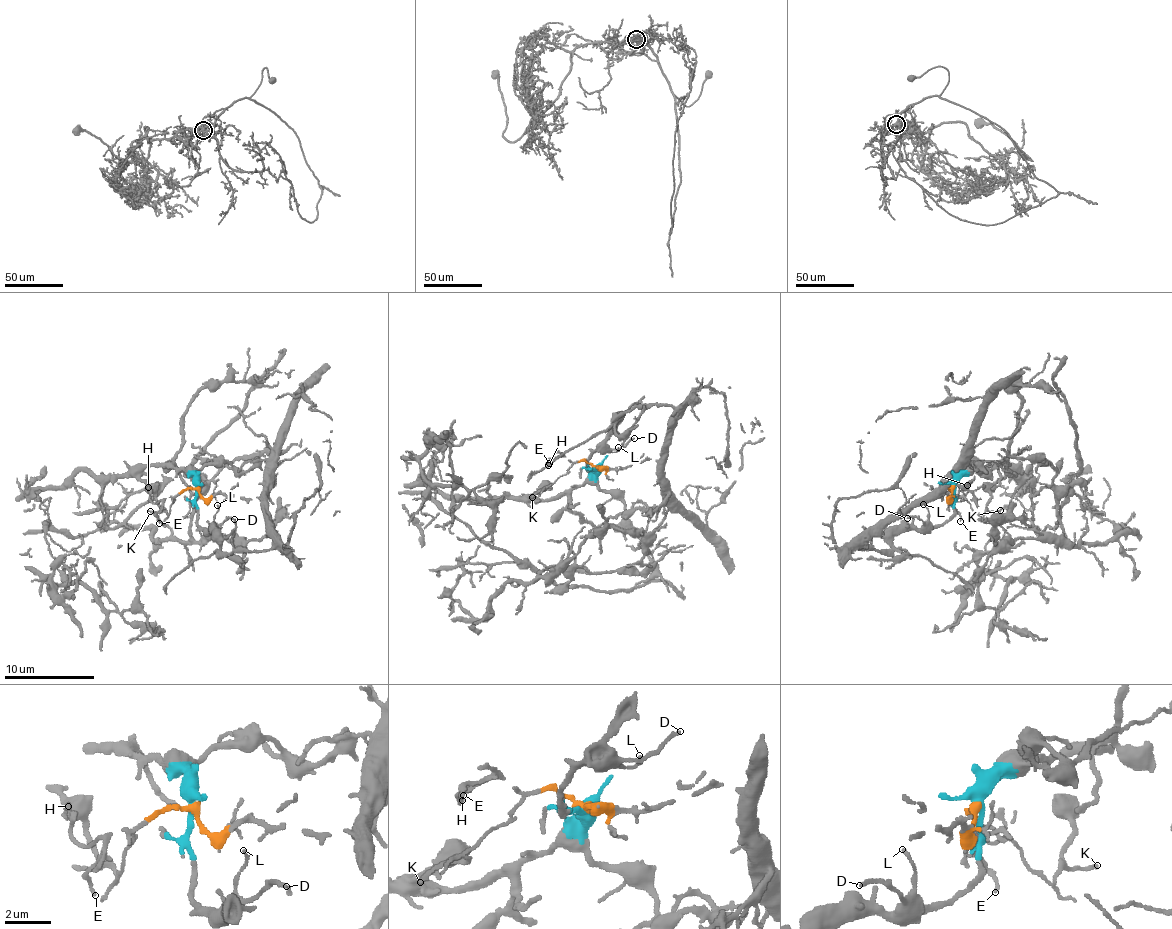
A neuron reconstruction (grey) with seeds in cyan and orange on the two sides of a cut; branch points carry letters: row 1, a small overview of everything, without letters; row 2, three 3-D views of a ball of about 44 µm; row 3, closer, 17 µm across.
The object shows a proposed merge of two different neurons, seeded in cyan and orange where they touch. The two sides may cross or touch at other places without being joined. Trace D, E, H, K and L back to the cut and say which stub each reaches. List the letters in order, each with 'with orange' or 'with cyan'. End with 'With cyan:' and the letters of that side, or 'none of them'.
D: with cyan
E: with orange
H: with orange
K: with cyan
L: with cyan
With cyan: D, K, L

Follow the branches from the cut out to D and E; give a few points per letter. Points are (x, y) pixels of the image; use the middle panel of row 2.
D: (597, 468), (588, 469), (591, 456), (600, 450), (626, 445), (635, 438)
E: (597, 468), (566, 457), (549, 462)

